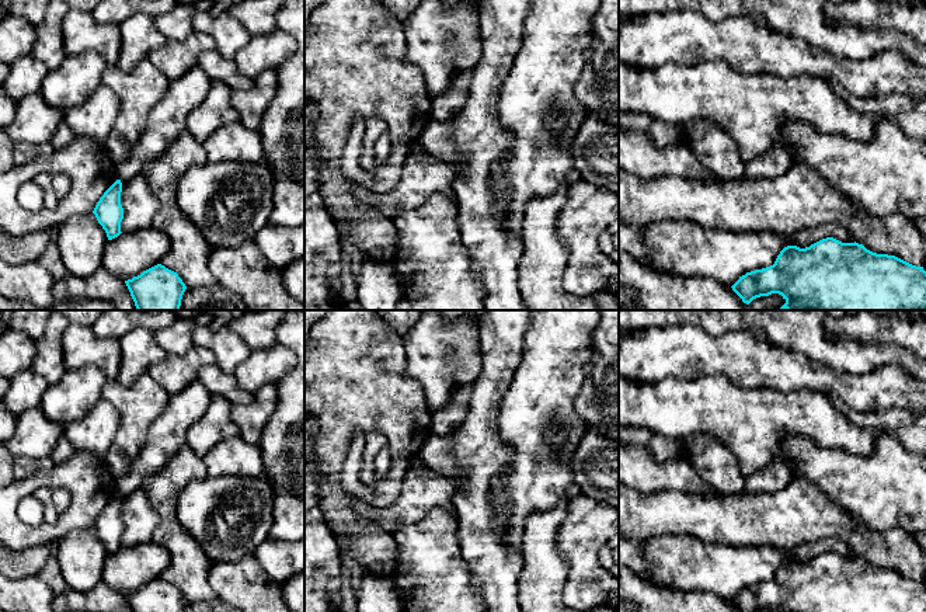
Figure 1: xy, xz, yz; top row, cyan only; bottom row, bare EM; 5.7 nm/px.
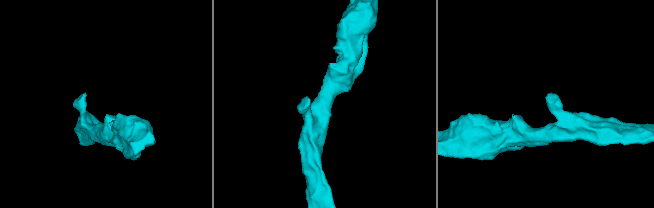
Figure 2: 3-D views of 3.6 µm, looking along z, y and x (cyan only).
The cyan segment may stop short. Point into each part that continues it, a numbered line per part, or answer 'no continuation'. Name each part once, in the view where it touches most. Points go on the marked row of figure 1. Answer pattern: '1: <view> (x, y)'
no continuation

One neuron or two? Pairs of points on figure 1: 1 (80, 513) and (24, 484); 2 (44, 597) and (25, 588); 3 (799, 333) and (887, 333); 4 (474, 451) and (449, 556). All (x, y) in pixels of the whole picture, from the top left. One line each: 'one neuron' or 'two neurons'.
1: one neuron
2: one neuron
3: two neurons
4: two neurons

